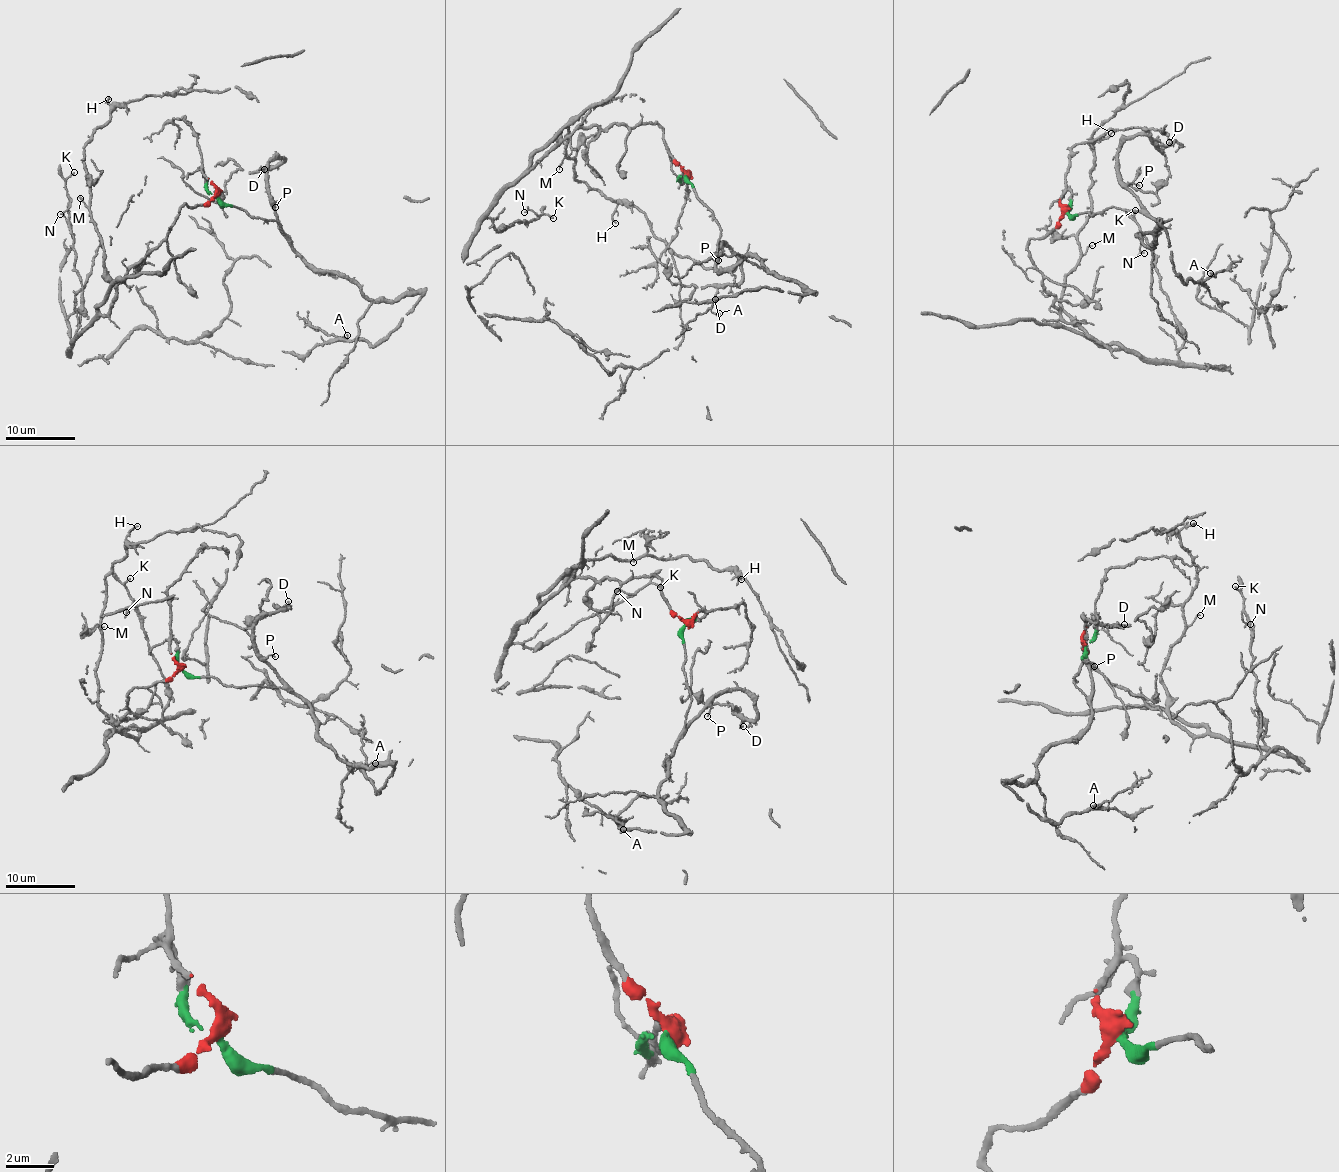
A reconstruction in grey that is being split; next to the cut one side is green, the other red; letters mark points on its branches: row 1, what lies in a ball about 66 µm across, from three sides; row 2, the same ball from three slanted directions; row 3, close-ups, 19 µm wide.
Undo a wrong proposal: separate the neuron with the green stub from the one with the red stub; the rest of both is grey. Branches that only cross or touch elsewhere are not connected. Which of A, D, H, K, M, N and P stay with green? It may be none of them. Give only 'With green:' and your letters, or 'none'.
With green: A, D, P

